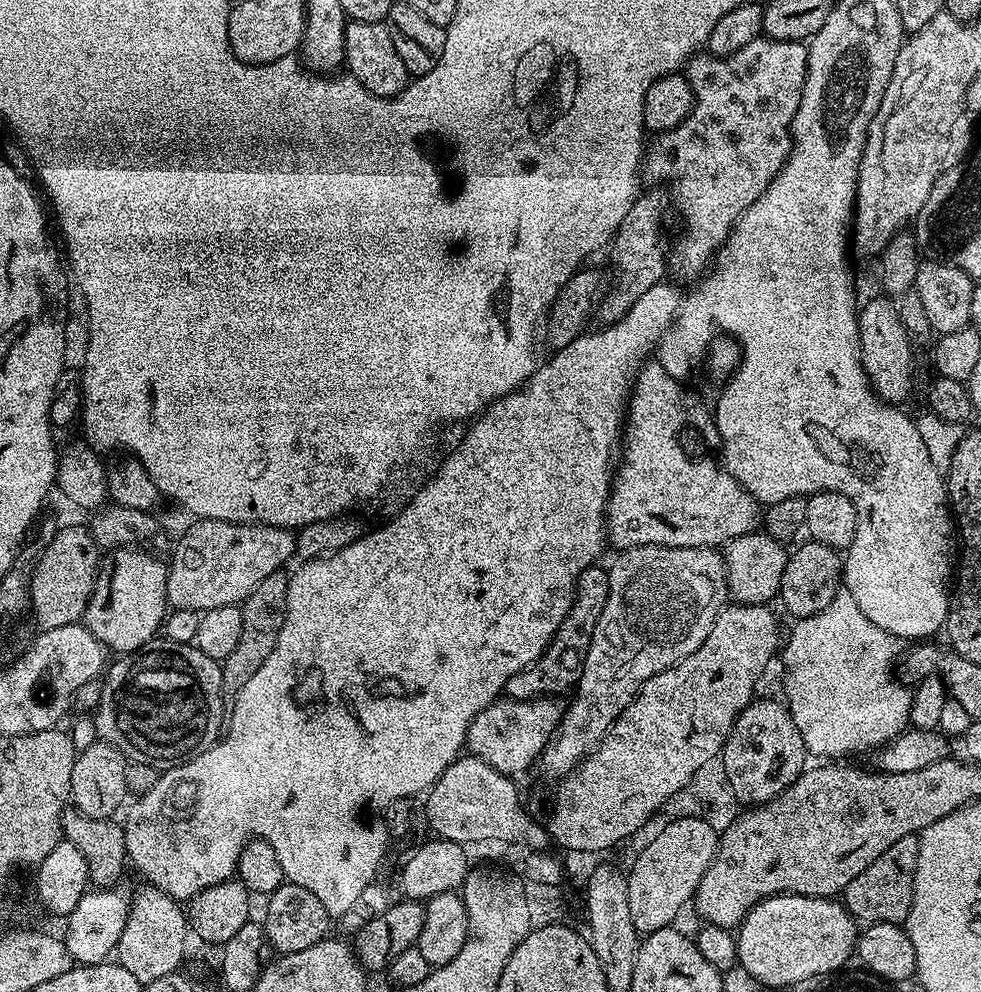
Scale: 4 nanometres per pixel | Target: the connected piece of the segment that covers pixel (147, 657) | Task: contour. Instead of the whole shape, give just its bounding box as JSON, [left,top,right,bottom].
[94,638,226,766]

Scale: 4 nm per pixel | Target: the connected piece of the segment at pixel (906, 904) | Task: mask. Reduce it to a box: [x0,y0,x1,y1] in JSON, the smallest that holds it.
[842,835,920,925]

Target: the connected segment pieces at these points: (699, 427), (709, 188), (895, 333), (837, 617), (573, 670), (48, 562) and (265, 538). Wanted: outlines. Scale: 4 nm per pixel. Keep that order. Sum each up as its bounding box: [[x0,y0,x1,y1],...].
[[606,362,762,550],[642,38,807,282],[859,296,914,405],[782,590,912,758],[503,566,610,700],[30,524,100,629],[166,518,296,613]]

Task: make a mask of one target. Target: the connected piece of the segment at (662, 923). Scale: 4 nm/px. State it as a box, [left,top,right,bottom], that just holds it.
[626,816,720,934]

